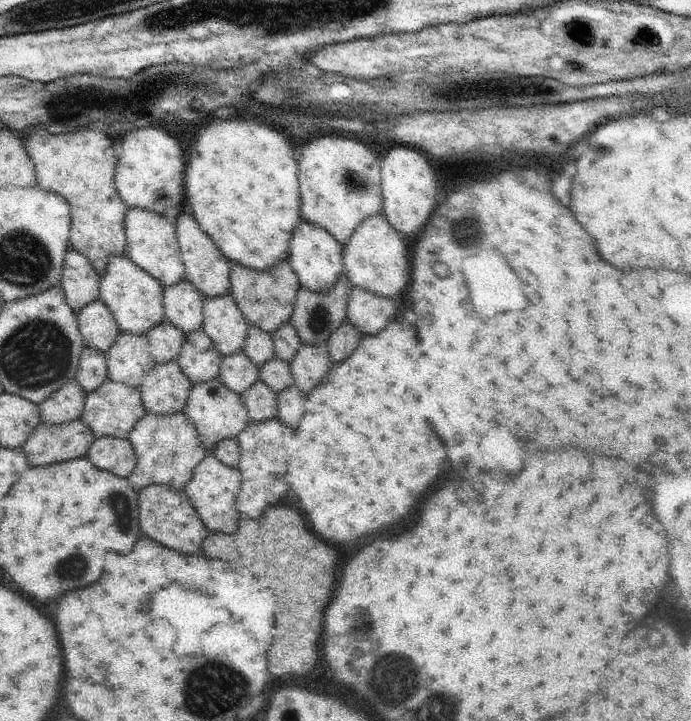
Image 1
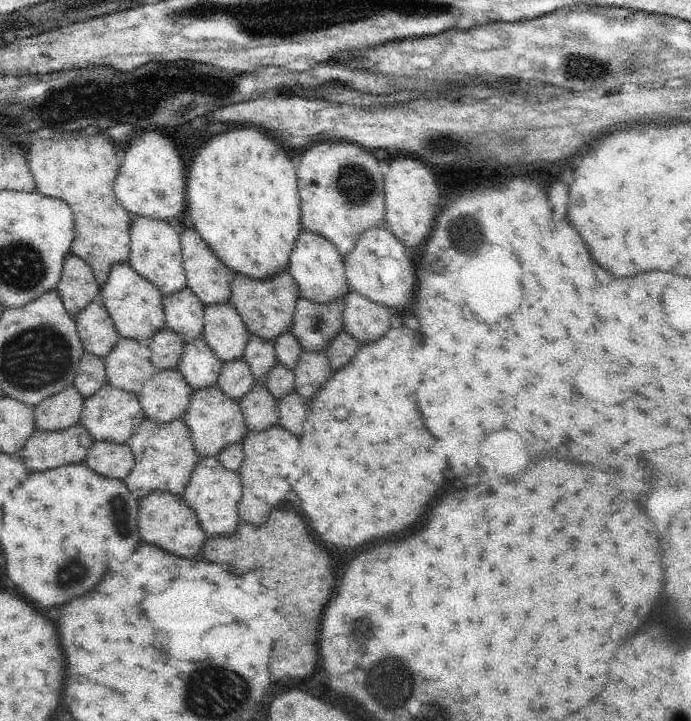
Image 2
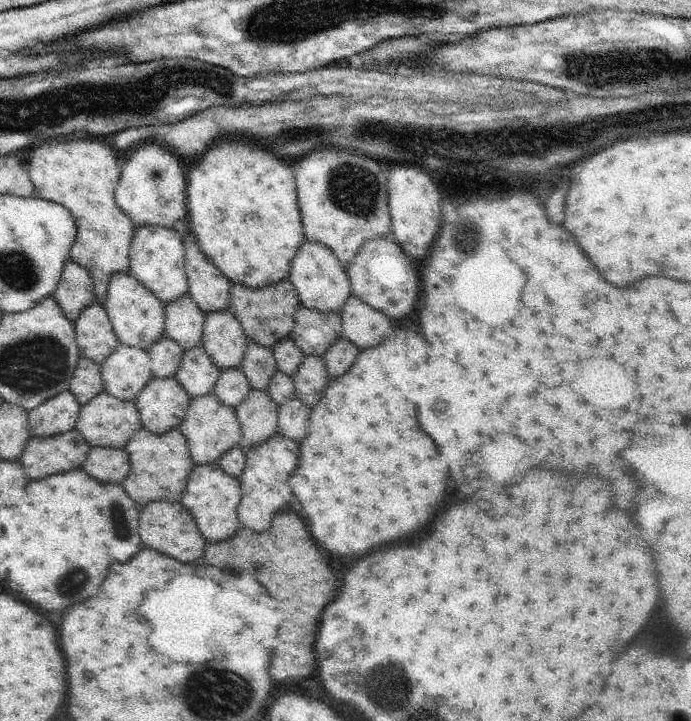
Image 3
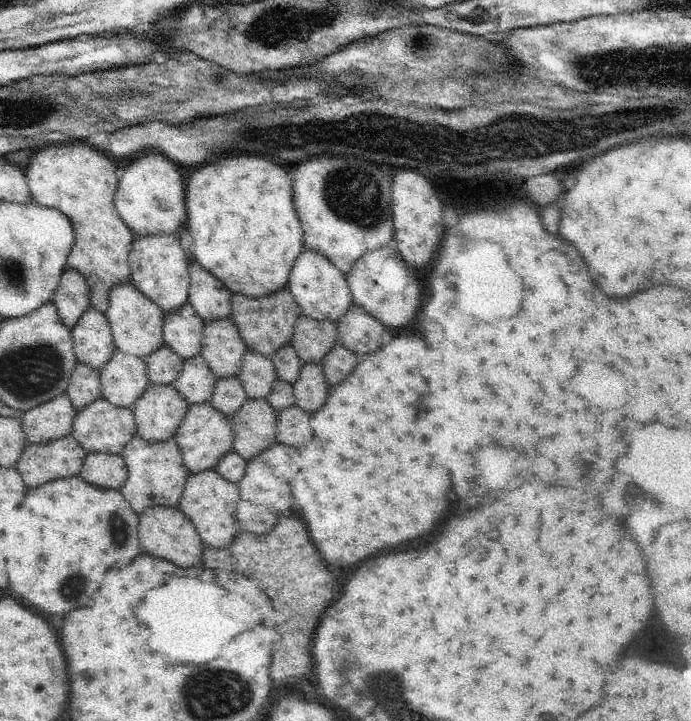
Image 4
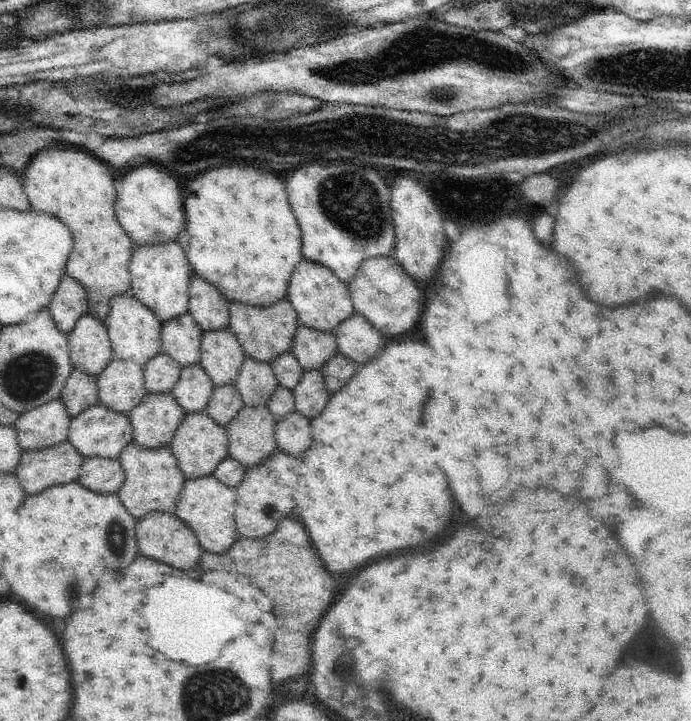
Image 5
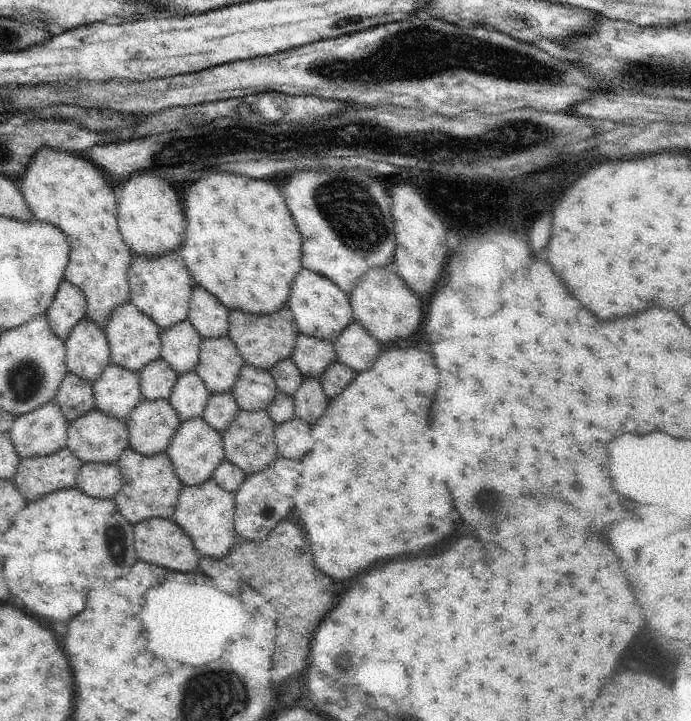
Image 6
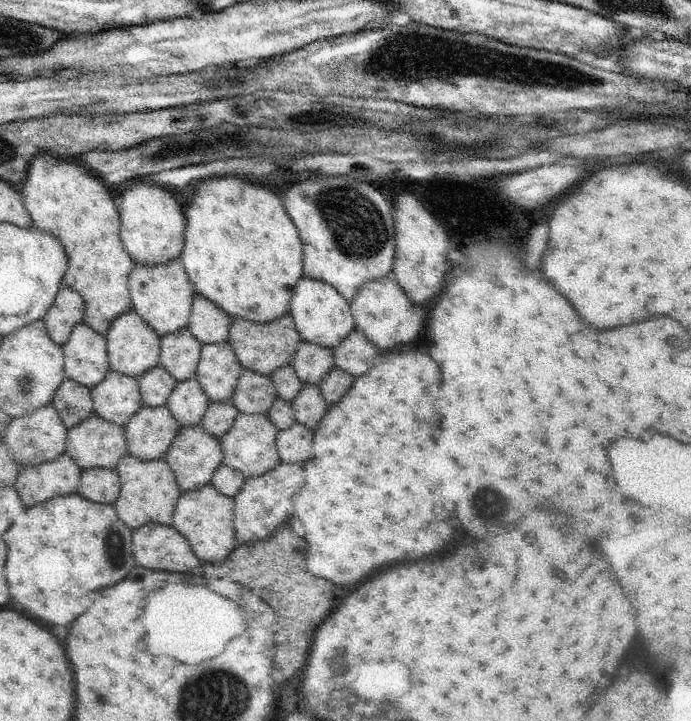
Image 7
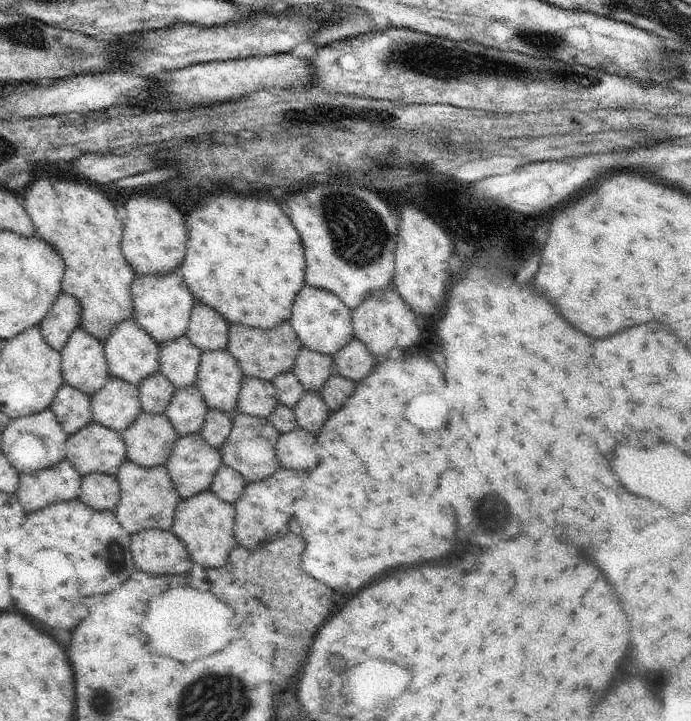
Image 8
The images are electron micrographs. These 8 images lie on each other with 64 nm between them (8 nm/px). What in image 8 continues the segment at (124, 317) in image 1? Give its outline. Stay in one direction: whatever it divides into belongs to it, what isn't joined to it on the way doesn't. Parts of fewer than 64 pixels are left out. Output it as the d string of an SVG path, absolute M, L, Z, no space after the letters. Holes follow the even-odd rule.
M134 316L119 322L104 343L105 357L111 376L139 386L139 382L159 370L160 344L136 322Z

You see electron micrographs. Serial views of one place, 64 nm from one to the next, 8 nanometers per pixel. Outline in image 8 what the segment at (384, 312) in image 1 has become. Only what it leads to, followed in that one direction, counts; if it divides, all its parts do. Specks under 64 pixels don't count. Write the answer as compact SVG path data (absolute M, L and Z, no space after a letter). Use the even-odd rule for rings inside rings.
M352 337L346 346L333 355L333 359L337 372L356 383L366 378L376 364L376 355L358 337Z

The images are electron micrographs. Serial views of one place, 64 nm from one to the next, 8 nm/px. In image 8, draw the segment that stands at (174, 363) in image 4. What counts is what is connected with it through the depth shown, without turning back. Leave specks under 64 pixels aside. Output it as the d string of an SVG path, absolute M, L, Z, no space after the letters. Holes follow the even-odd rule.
M158 370L139 382L141 410L145 413L164 413L177 388Z

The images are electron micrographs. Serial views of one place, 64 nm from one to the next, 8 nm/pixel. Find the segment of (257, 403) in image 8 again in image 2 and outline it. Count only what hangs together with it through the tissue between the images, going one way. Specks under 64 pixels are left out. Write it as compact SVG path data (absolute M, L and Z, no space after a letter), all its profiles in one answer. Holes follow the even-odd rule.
M252 334L249 335L242 357L251 366L256 383L264 382L265 374L277 362L273 342Z

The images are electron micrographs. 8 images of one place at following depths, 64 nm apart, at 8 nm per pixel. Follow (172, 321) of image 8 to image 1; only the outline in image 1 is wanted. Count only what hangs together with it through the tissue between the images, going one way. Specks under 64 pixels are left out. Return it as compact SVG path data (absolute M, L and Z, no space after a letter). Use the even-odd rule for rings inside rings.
M129 208L125 214L125 231L127 236L127 255L148 274L156 277L164 287L180 282L185 276L181 250L177 241L176 227L172 216L161 215L154 211Z

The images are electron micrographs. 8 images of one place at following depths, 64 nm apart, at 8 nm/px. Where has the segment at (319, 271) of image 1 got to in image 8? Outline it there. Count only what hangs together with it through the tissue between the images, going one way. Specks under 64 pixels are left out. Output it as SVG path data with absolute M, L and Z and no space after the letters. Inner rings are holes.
M305 284L296 295L291 309L292 326L303 346L311 351L334 355L355 336L351 310L332 291Z

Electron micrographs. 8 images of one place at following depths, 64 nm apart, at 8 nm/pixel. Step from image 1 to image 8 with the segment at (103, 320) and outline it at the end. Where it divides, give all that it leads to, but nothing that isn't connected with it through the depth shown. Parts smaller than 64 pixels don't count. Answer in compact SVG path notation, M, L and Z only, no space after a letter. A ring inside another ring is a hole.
M76 327L61 350L61 371L66 383L92 396L111 376L105 343Z

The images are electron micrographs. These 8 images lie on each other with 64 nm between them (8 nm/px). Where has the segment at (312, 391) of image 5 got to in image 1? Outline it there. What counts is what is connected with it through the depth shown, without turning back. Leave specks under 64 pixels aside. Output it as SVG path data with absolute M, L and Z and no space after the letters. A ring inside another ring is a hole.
M327 341L304 343L290 363L293 383L307 396L322 382L333 366Z

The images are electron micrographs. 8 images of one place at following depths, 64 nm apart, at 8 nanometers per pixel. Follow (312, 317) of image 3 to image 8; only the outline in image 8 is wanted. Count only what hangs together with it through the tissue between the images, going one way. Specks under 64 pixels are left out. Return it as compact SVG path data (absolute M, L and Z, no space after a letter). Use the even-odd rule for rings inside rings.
M302 346L292 371L306 391L320 393L328 378L337 373L337 368L333 355L311 351Z

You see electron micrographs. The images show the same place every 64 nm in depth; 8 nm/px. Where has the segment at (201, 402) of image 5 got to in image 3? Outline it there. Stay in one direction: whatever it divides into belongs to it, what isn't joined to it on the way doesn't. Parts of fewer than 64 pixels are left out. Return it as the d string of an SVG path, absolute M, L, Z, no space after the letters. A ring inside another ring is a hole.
M200 344L184 352L175 377L192 400L212 391L221 371Z

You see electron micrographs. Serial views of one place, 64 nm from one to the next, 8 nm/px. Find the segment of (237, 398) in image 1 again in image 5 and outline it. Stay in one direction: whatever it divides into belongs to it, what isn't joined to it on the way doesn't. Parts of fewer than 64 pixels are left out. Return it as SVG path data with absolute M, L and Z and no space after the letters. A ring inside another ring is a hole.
M206 409L186 414L170 443L178 459L180 470L185 474L187 480L212 475L216 467L229 456L227 427L210 418Z

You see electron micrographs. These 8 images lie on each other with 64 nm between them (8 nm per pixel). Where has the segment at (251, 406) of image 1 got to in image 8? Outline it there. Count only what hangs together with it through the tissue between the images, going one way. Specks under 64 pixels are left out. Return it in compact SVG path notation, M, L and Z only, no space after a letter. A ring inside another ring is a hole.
M237 413L232 430L219 450L223 464L237 470L248 483L269 477L281 466L276 456L277 440L280 435L269 419Z

